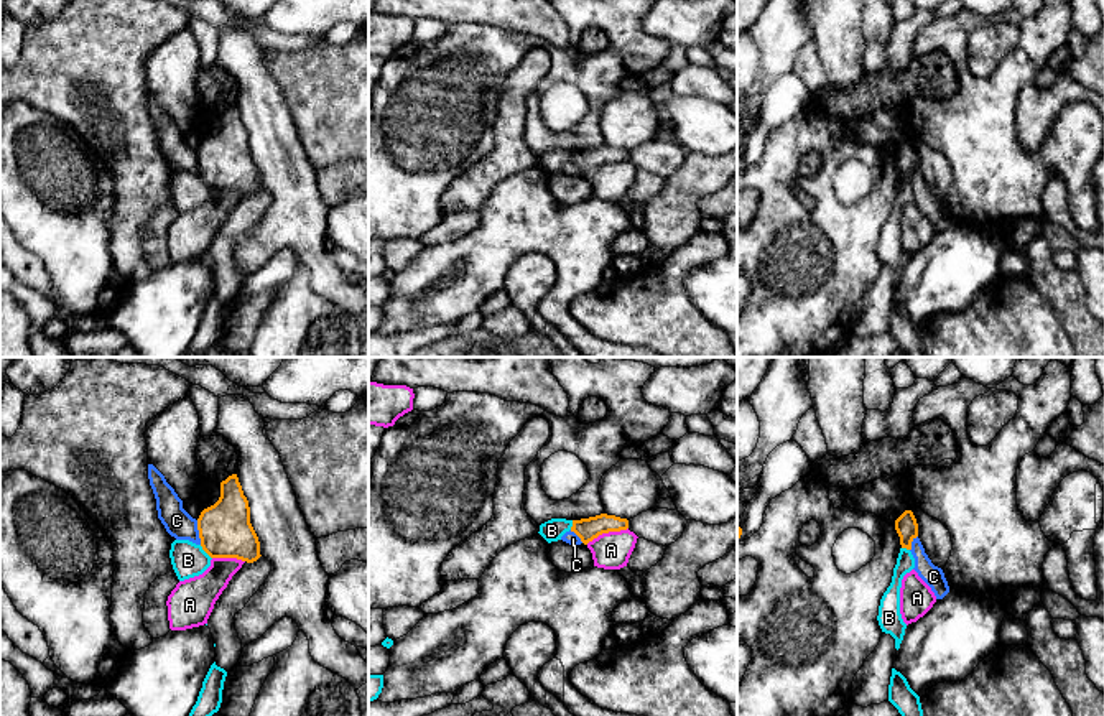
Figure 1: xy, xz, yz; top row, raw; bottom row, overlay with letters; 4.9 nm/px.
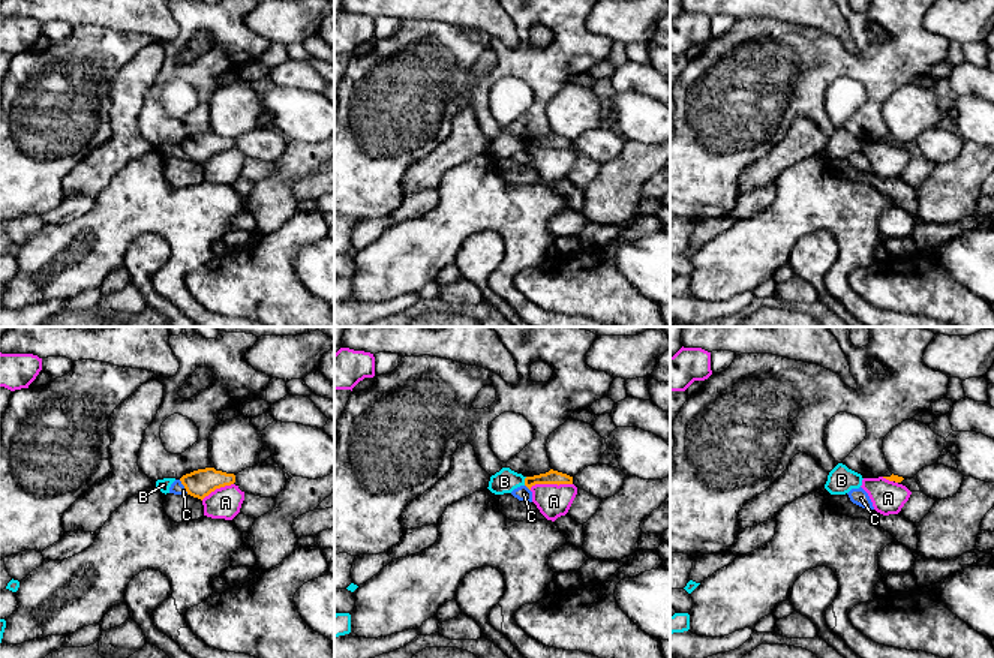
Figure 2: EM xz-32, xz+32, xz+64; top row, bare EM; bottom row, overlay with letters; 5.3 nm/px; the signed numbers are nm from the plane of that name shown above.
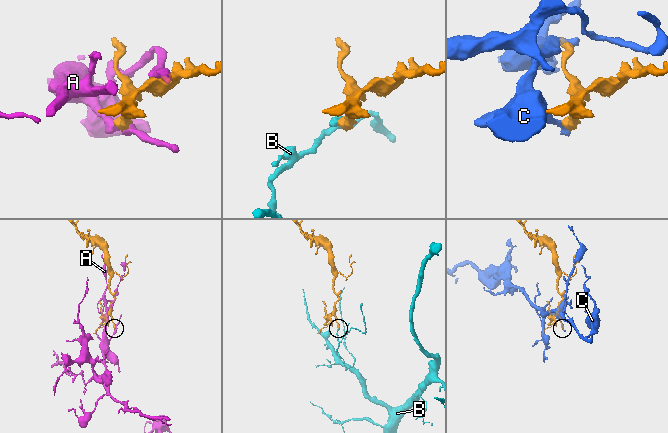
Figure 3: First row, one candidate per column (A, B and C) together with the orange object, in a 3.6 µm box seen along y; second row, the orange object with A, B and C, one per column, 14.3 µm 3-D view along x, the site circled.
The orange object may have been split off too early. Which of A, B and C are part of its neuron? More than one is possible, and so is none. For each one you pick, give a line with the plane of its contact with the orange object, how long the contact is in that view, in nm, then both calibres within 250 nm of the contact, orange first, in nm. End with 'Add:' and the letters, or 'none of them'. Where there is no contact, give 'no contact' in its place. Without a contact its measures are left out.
Add: none of them

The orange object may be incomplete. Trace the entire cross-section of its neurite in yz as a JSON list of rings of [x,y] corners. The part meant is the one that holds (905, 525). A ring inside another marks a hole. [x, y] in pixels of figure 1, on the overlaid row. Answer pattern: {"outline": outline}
{"outline": [[[905,510],[895,520],[895,530],[900,537],[902,548],[911,550],[911,542],[918,537],[918,523],[911,510]]]}

